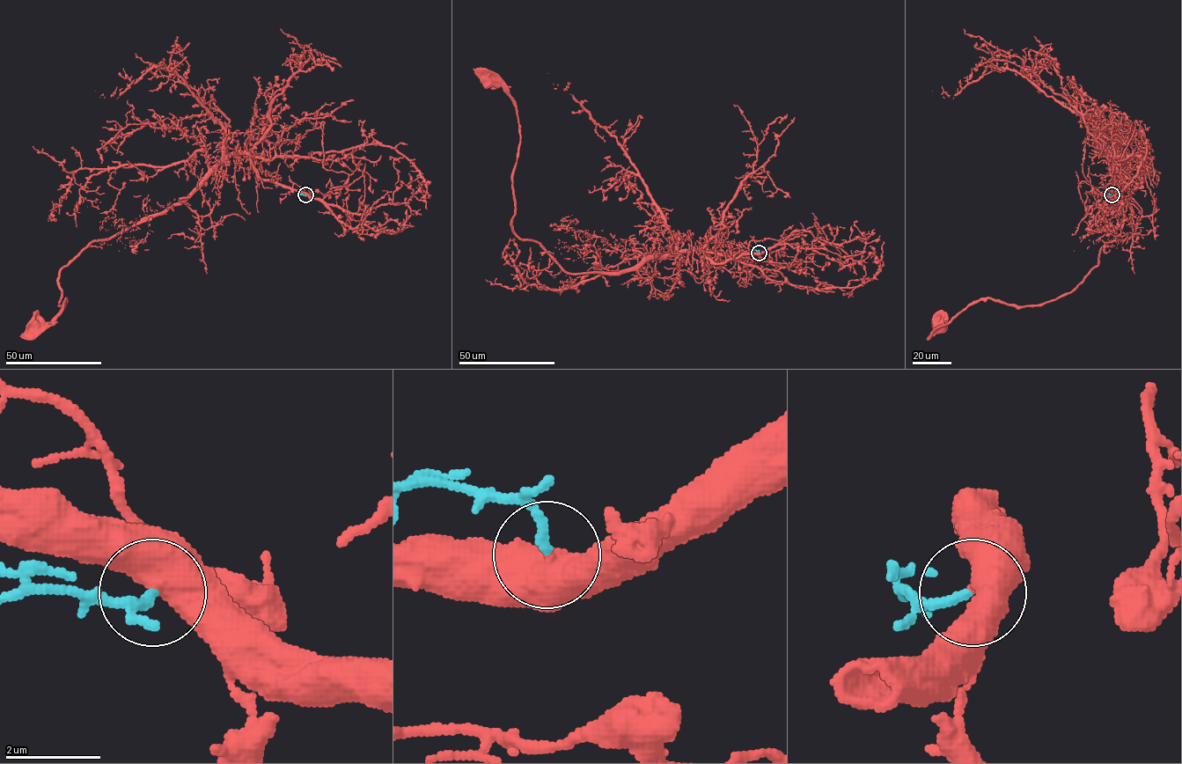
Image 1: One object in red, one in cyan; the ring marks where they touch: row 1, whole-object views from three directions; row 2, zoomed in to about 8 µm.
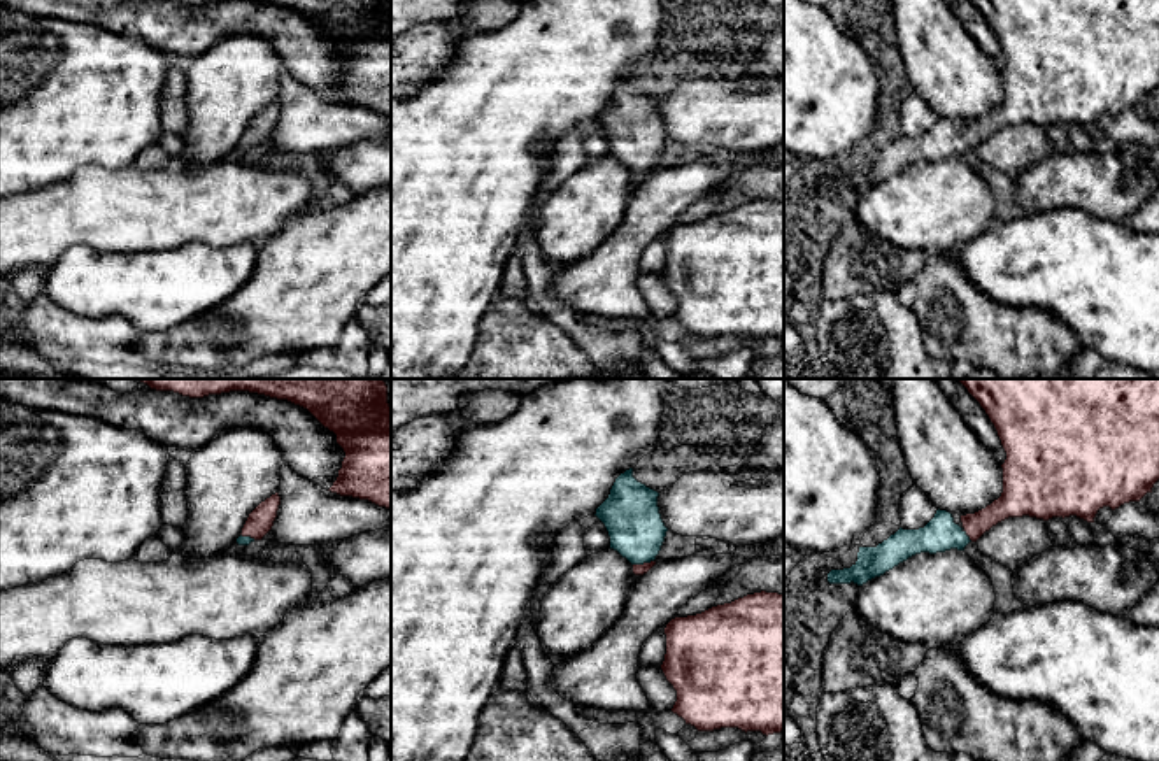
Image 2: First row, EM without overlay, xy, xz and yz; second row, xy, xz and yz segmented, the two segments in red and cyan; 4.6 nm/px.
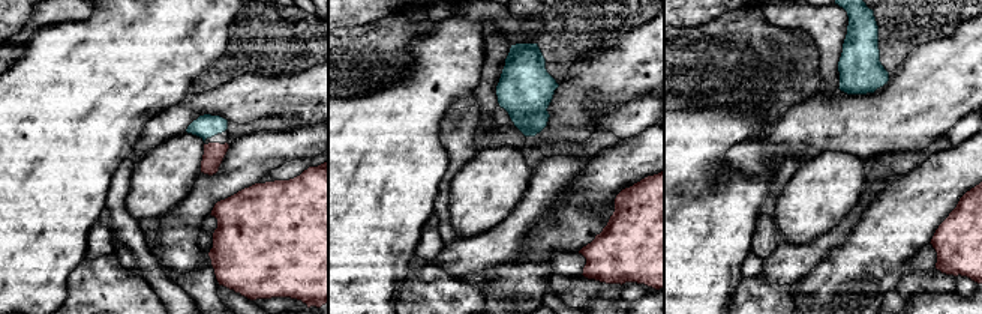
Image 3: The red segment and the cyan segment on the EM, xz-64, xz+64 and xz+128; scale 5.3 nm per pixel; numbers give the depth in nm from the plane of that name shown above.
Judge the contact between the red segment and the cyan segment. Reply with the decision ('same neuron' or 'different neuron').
same neuron

